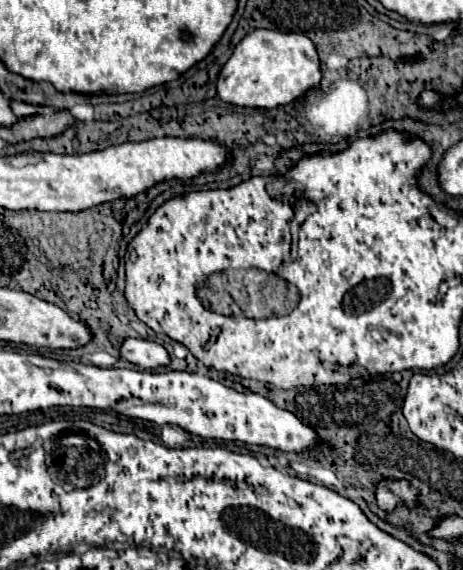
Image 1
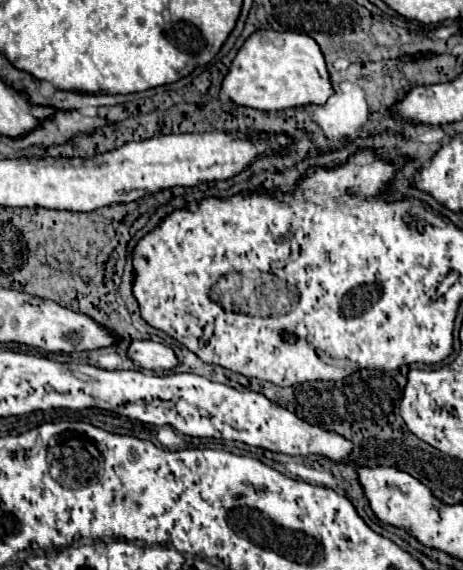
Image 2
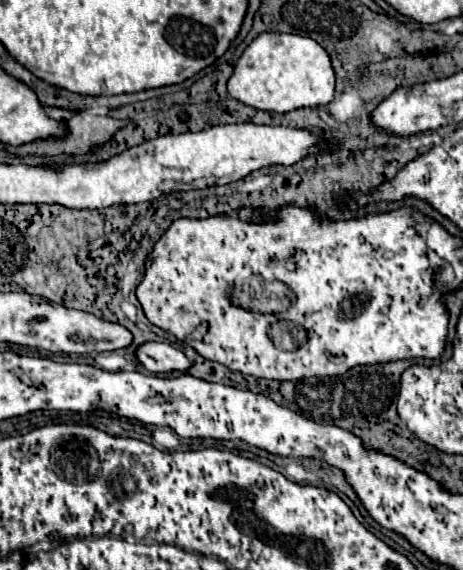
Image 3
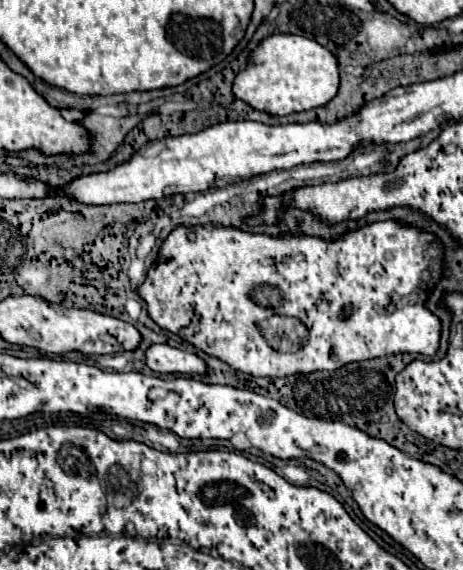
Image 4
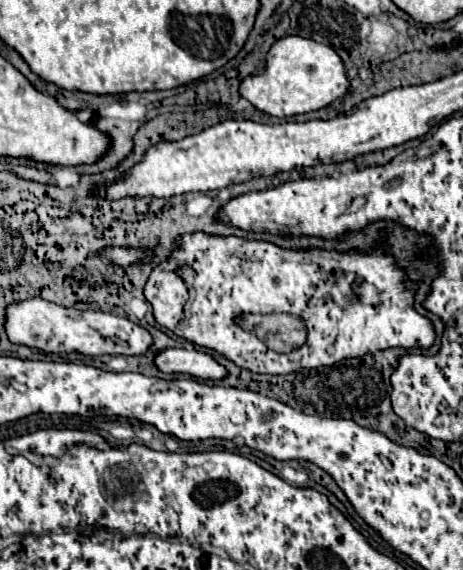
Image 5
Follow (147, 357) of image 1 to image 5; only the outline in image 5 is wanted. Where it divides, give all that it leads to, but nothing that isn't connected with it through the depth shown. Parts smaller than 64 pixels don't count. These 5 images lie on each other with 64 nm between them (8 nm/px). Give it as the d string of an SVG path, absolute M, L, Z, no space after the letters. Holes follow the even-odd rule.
M166 348L154 356L154 364L166 374L188 374L200 380L220 380L228 374L214 358L194 348Z

